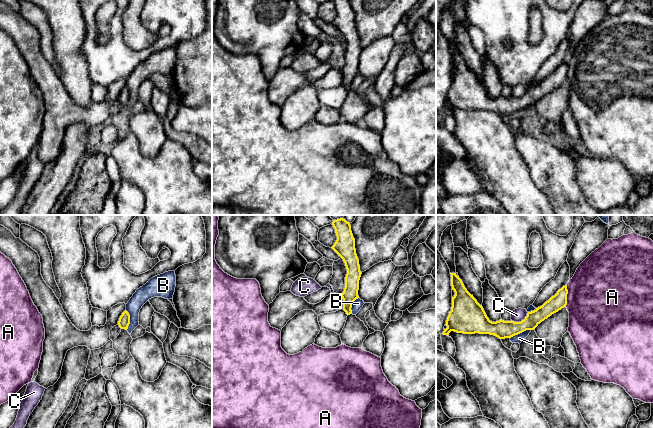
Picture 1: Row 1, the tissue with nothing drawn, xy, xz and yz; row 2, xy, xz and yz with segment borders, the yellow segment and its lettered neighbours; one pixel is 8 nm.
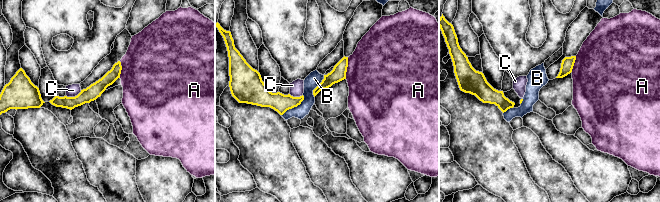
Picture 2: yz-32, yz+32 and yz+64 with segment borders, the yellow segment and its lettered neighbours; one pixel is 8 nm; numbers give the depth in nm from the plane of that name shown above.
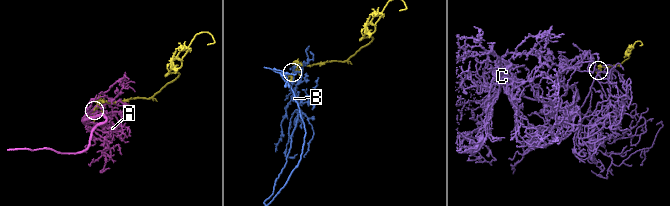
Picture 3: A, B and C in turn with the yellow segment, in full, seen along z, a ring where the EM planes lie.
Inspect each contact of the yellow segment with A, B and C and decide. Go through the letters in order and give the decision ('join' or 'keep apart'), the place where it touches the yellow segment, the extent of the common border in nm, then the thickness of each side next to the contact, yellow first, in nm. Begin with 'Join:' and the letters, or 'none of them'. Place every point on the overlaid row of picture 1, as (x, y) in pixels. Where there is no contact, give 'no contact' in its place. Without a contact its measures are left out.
Join: none of them
A: keep apart | yz (566, 296) | 180 nm | 120/480 nm
B: keep apart | yz (520, 332) | 180 nm | 150/70 nm
C: keep apart | yz (521, 321) | 160 nm | 150/110 nm

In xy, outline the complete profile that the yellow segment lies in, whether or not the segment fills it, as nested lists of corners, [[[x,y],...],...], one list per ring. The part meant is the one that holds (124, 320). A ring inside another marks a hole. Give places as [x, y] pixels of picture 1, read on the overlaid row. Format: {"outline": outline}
{"outline": [[[125,310],[122,315],[120,316],[119,318],[119,321],[118,321],[118,325],[121,329],[125,329],[127,330],[128,329],[128,326],[130,324],[130,315],[129,313]]]}

